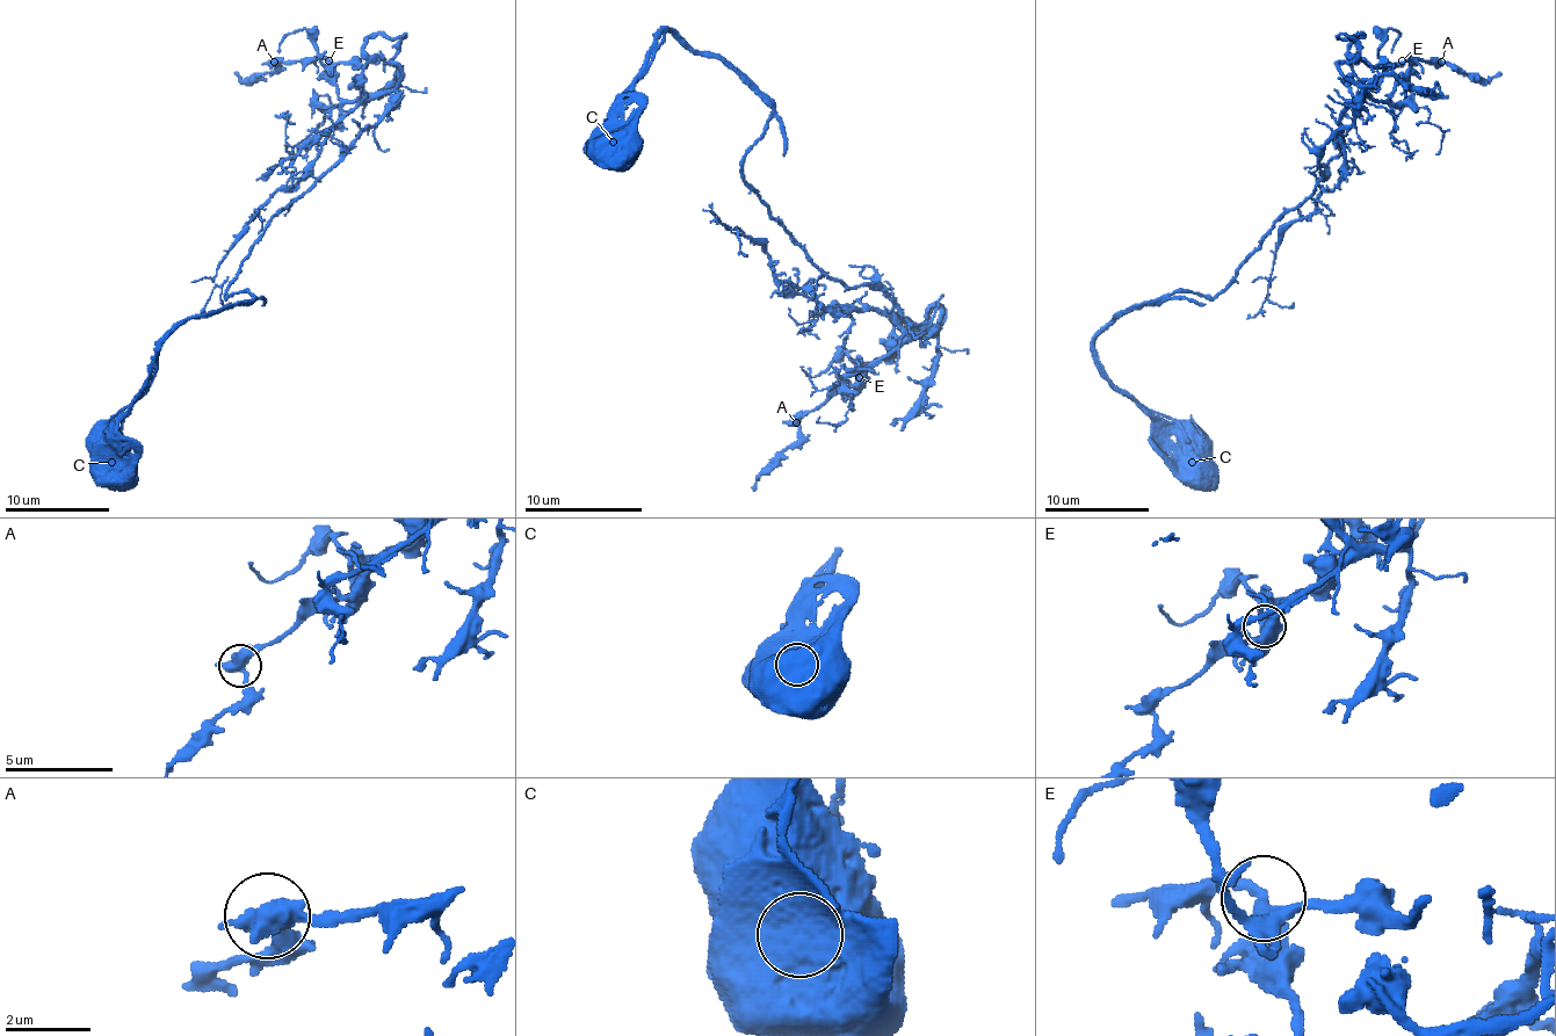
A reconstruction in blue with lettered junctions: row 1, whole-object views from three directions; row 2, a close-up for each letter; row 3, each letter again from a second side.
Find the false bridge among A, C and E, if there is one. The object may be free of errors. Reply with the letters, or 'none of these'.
C

